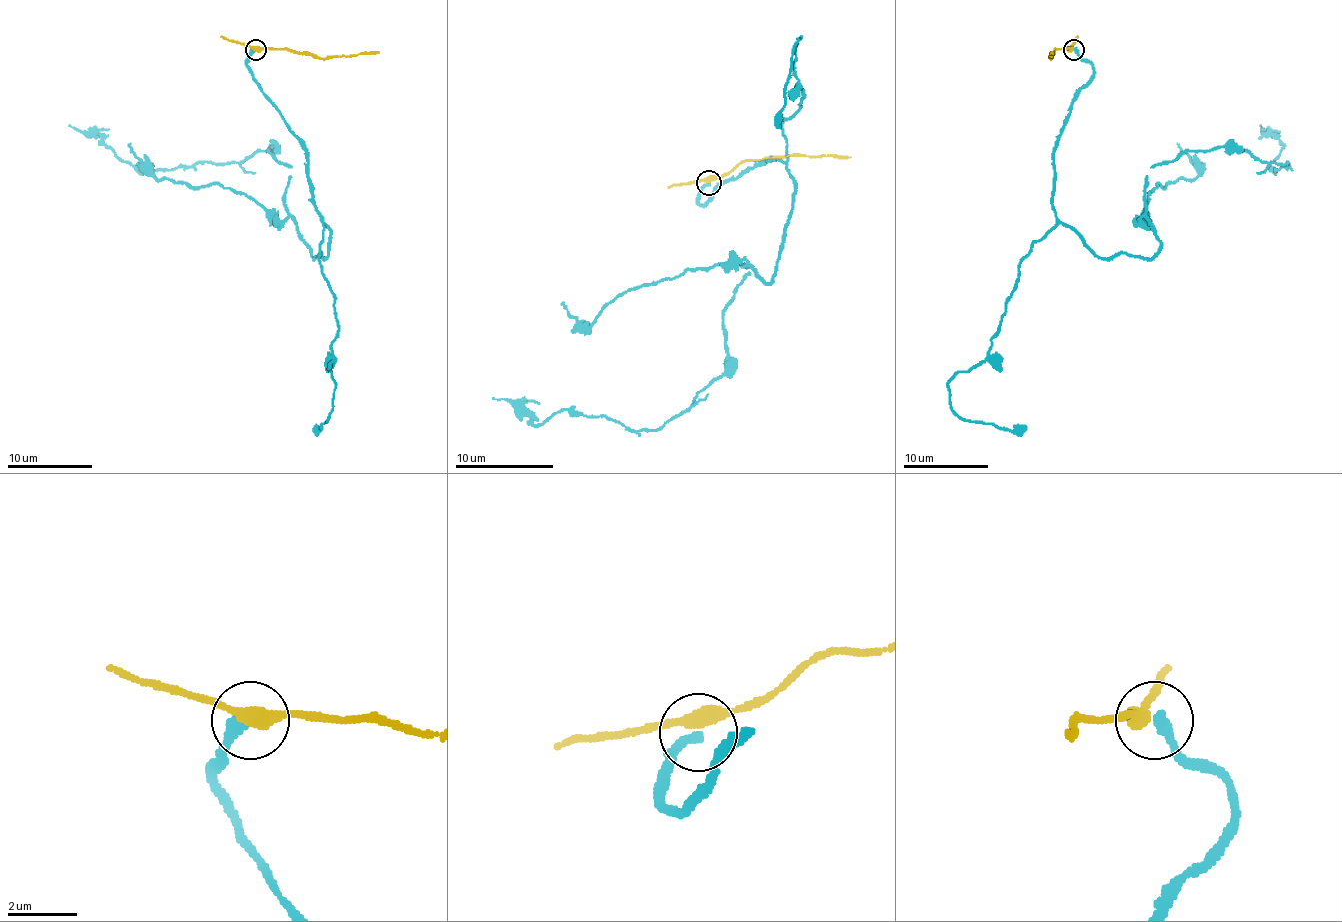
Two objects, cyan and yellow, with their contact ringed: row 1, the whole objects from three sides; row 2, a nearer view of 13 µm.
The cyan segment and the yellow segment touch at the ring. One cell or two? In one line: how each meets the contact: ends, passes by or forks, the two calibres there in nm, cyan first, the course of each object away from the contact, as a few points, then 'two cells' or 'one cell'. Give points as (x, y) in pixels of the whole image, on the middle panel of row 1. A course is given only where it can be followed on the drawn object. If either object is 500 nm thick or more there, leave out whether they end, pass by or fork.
cyan ends | yellow passes by | 360/360 nm | cyan via (709, 182), (795, 185), (726, 369), (655, 430), (493, 398) | yellow via (709, 182), (724, 177), (741, 162), (785, 155), (851, 158) | two cells

